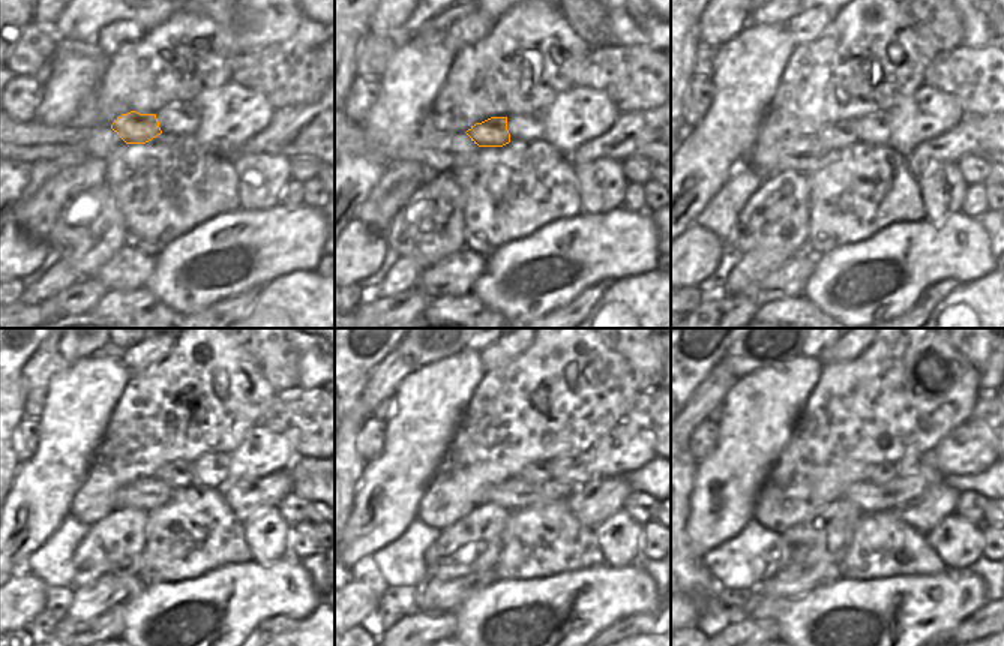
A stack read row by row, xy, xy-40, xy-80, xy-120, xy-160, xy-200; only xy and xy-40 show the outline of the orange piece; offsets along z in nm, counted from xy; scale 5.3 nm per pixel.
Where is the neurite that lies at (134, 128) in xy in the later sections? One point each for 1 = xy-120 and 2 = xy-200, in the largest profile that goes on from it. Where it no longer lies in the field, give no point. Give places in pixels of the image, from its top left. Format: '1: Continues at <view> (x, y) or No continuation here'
1: Continues at xy-120 (177, 472)
2: Continues at xy-200 (878, 474).

